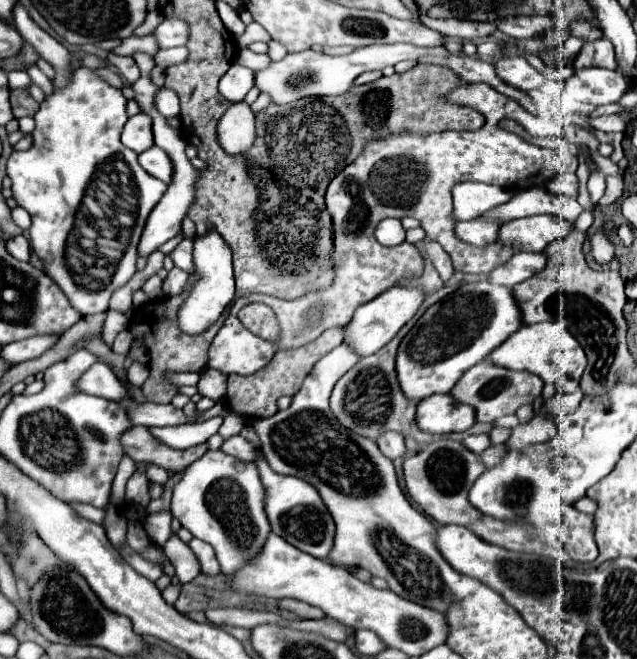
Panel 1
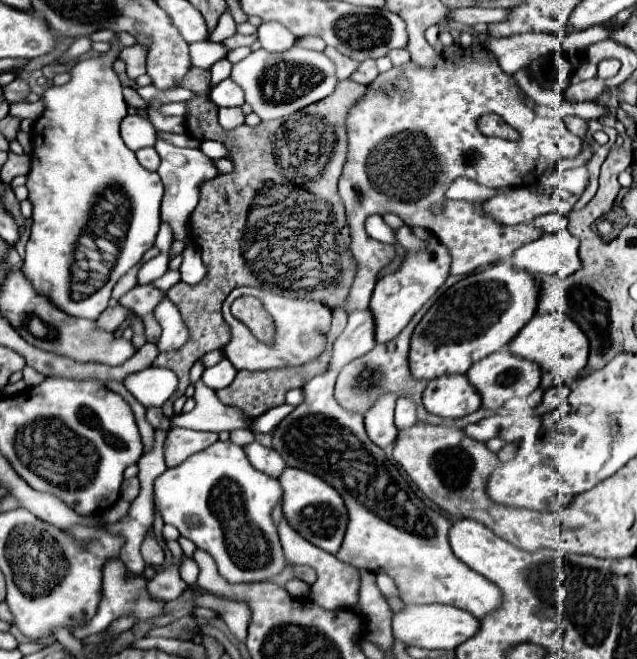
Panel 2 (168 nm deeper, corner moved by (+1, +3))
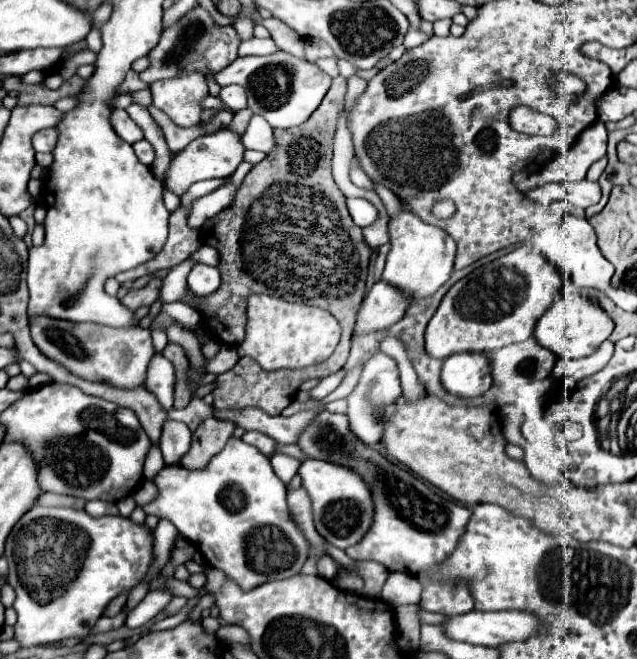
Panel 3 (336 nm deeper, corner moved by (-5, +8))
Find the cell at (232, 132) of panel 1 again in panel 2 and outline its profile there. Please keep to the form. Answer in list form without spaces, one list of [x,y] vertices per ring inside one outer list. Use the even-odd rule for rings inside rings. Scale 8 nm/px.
[[[219,108],[219,124],[223,130],[233,130],[245,122],[243,110],[237,108]]]

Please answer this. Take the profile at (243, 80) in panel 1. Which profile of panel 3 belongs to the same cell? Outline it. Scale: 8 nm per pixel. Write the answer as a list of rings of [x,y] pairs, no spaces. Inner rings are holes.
[[[229,85],[221,89],[221,101],[231,109],[231,111],[241,111],[247,107],[247,95],[243,91],[243,87],[239,85]]]

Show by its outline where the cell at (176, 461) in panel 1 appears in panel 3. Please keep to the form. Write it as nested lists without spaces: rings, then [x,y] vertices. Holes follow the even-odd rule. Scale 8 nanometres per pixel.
[[[207,419],[193,433],[193,443],[189,453],[183,457],[181,465],[187,469],[203,469],[213,455],[217,455],[225,443],[233,437],[235,423],[223,419]]]

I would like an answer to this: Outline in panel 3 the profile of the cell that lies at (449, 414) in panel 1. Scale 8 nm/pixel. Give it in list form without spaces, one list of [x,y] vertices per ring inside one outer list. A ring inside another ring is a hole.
[[[457,353],[445,359],[441,371],[443,387],[453,395],[477,397],[491,387],[489,353]]]

